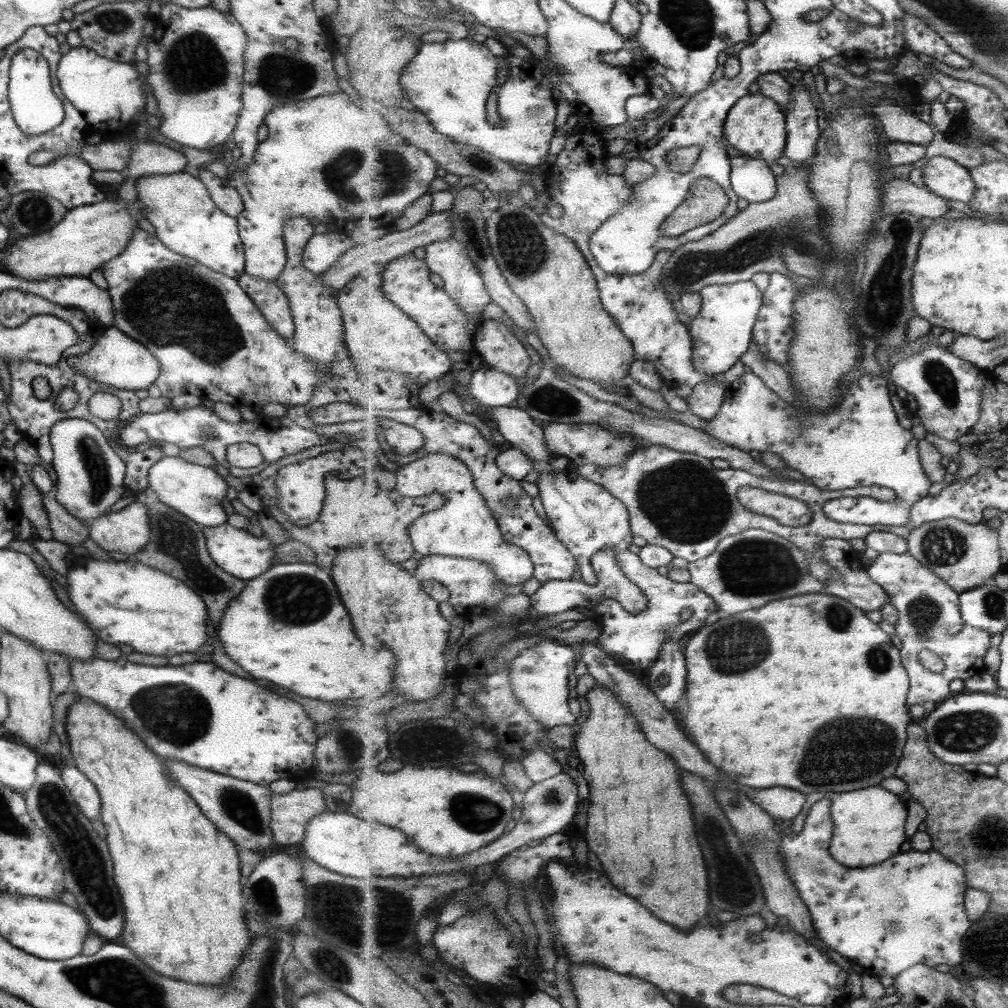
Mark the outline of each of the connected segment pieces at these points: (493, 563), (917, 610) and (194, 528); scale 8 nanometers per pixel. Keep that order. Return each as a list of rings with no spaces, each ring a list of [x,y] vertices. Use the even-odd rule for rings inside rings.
[[[442,452],[428,454],[411,464],[400,465],[389,482],[403,496],[425,496],[438,492],[446,498],[446,503],[440,509],[426,512],[410,526],[410,537],[418,553],[423,556],[442,554],[483,561],[505,584],[511,586],[522,585],[525,580],[534,577],[530,555],[514,547],[503,536],[494,512],[475,486],[472,470],[462,460]]]
[[[908,552],[879,553],[868,567],[868,573],[887,591],[890,603],[898,610],[899,622],[895,626],[895,631],[902,642],[902,663],[910,676],[909,705],[925,704],[927,701],[940,703],[950,698],[949,684],[955,678],[969,680],[975,674],[984,672],[983,658],[991,646],[993,634],[966,624],[962,618],[960,592]],[[952,626],[957,626],[960,631],[952,633]],[[925,649],[931,650],[946,662],[946,669],[941,672],[929,670],[919,658],[919,653]]]
[[[155,502],[153,506],[147,508],[148,523],[150,526],[150,539],[147,546],[135,554],[137,562],[151,566],[155,570],[167,572],[167,576],[187,584],[193,592],[199,592],[203,600],[207,600],[207,612],[211,616],[219,616],[223,612],[223,604],[243,588],[243,580],[235,580],[235,576],[227,576],[221,568],[213,564],[205,550],[205,538],[201,532],[202,526],[195,524],[192,520],[187,520],[179,512]]]

